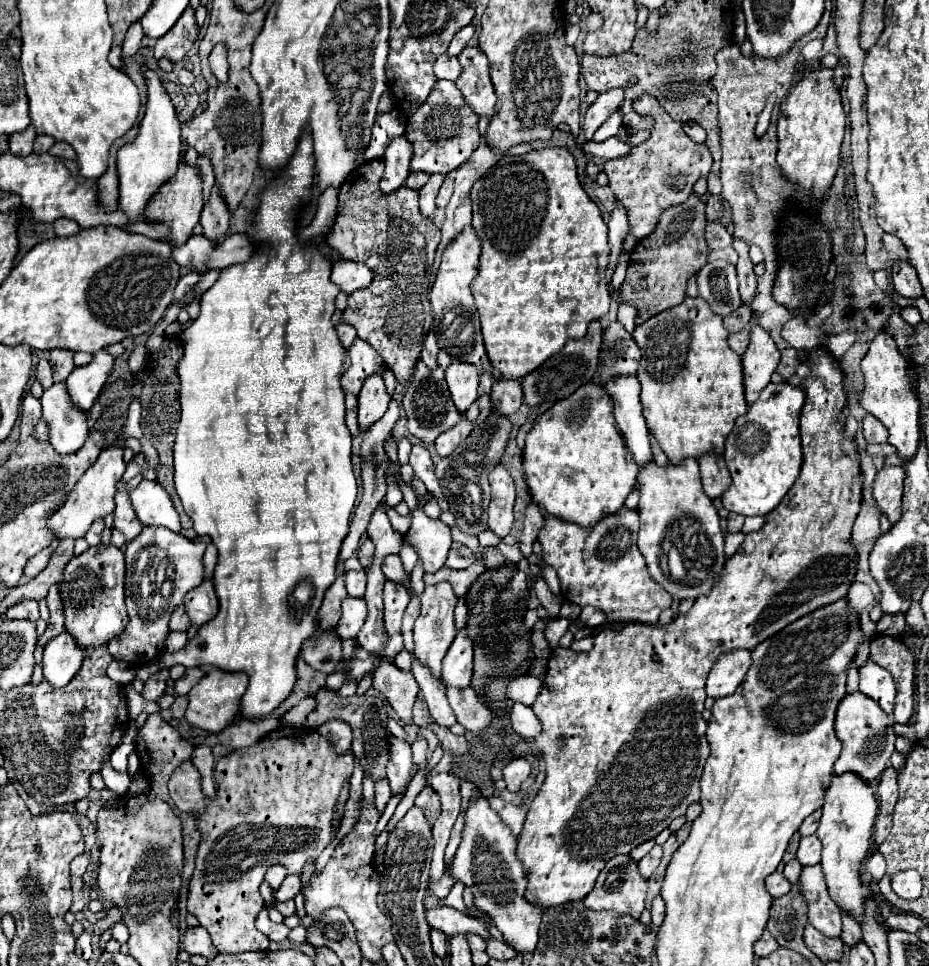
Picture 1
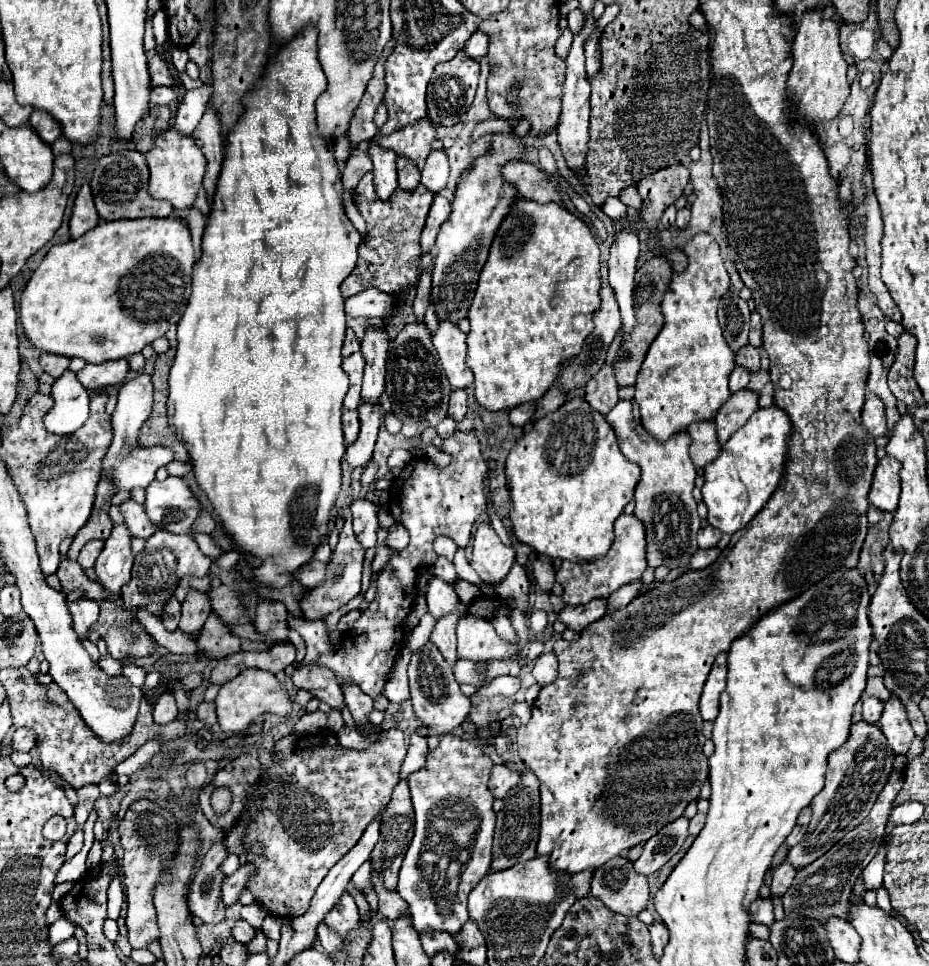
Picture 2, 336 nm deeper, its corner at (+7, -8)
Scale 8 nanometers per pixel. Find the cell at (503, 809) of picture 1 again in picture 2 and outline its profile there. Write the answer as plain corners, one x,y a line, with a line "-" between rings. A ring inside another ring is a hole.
524,770
520,774
520,782
508,792
508,796
502,802
504,806
496,814
498,822
496,822
490,870
504,870
536,856
536,842
540,828
540,796
538,796
538,778
534,776
534,772

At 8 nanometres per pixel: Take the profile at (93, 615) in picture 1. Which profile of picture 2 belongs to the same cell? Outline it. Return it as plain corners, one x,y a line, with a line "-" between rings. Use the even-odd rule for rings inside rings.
124,524
114,526
94,564
96,582
116,596
112,602
120,600
122,586
128,584
132,574
134,554
130,550
130,538
132,536

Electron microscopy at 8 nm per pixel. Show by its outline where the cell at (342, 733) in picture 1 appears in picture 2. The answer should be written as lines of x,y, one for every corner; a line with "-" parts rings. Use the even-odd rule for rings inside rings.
242,864
232,876
226,878
224,882
224,888
222,888
222,900
226,902
226,906
232,906
240,900
242,892
246,890
246,884
250,882
248,878
252,876
254,868
250,864

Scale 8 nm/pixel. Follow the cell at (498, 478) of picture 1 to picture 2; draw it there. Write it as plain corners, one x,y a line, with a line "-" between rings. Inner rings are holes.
482,522
472,540
470,564
484,582
500,582
512,568
514,550
508,548
488,522

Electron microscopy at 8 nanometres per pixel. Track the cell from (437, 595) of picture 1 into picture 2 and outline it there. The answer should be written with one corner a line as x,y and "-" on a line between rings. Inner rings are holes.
428,640
420,650
412,652
412,660
408,664
408,678
410,678
410,700
414,706
414,714
418,716
424,726
438,734
448,734
454,728
458,728
464,718
470,714
470,698
466,698
460,692
458,682
454,680
454,674
438,648
434,648
434,642

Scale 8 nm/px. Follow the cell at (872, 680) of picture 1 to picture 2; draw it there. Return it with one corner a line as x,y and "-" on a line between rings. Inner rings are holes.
874,696
866,698
866,700
864,700
864,710
862,710
864,720
876,724
876,722
880,720
880,714
882,714
882,702
880,702
878,698
874,698

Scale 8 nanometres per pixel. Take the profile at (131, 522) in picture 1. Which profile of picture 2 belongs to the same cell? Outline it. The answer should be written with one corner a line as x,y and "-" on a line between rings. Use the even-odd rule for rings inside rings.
124,500
120,504
120,512
122,512
124,524
126,524
126,528
130,530
132,536
146,540
156,532
156,526
150,524
150,520
146,518
142,504
136,504
134,500

